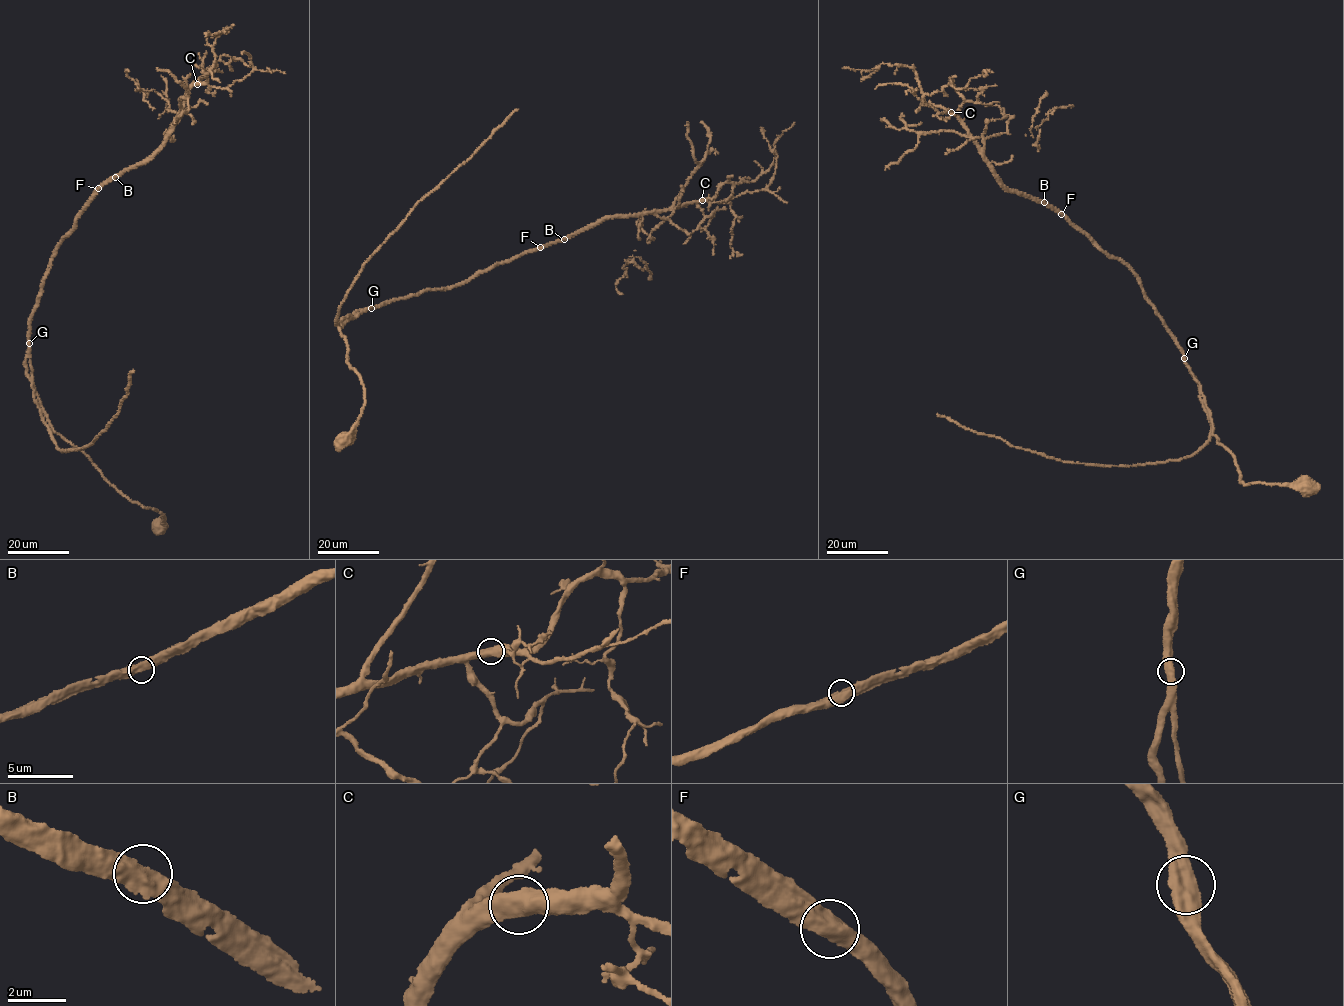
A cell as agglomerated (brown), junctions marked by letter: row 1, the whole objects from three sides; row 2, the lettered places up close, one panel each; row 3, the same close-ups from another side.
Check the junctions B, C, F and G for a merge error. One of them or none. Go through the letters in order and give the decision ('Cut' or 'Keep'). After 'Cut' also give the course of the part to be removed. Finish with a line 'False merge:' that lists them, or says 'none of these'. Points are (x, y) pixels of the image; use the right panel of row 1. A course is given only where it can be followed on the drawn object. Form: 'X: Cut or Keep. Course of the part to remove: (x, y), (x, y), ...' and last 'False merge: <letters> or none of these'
B: Keep
C: Keep
F: Keep
G: Keep
False merge: none of these

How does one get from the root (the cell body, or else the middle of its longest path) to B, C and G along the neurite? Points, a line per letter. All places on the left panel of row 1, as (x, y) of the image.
B: (161, 525), (162, 513), (133, 502), (56, 432), (30, 366), (30, 322), (48, 266), (83, 209), (115, 177)
C: (161, 525), (162, 513), (56, 432), (28, 340), (62, 239), (103, 185), (151, 159), (197, 84)
G: (161, 525), (162, 513), (133, 502), (104, 478), (86, 455), (56, 432), (35, 390), (29, 343)

